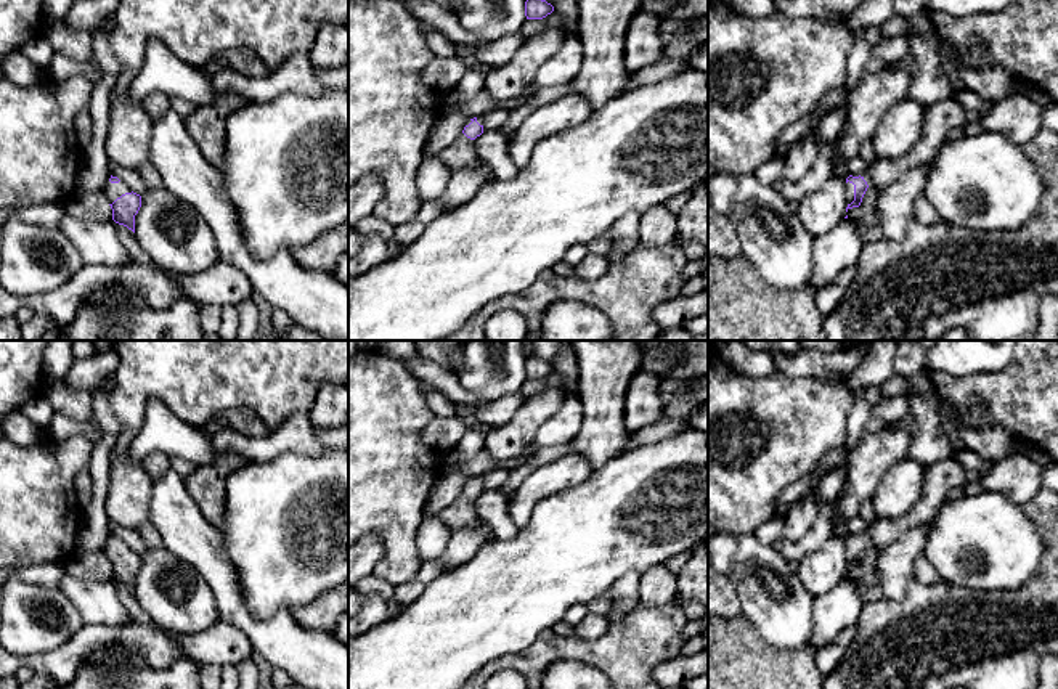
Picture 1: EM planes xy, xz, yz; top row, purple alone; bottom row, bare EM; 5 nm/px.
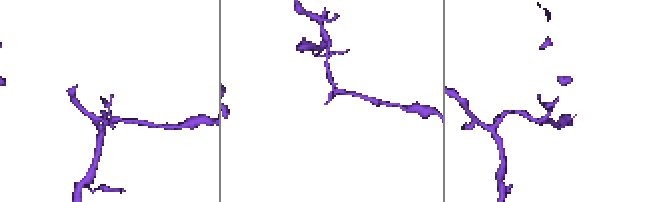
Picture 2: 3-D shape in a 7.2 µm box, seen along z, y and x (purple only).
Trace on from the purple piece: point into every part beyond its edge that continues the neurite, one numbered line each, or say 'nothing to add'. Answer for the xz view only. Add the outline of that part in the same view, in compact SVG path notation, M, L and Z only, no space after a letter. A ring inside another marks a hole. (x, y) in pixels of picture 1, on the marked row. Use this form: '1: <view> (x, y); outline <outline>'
1: xz (461, 153); outline M464 133L438 156L450 170L459 170L480 162L474 148L474 140L467 138Z

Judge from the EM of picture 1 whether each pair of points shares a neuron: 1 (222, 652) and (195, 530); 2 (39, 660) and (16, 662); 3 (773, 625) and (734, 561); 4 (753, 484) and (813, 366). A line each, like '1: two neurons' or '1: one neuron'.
1: two neurons
2: one neuron
3: one neuron
4: two neurons

